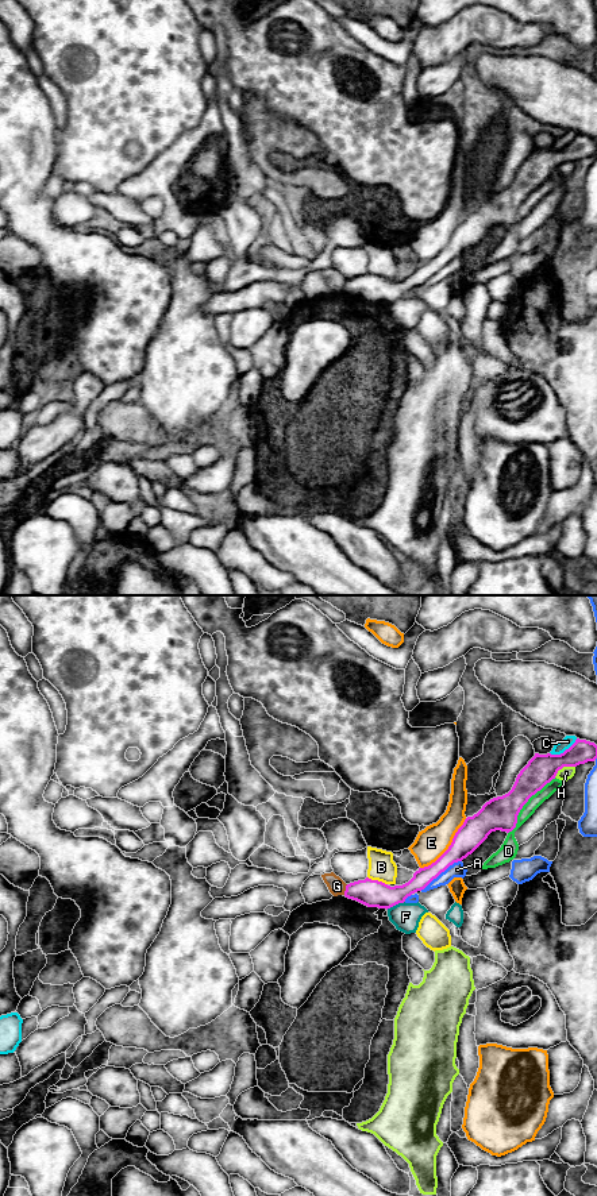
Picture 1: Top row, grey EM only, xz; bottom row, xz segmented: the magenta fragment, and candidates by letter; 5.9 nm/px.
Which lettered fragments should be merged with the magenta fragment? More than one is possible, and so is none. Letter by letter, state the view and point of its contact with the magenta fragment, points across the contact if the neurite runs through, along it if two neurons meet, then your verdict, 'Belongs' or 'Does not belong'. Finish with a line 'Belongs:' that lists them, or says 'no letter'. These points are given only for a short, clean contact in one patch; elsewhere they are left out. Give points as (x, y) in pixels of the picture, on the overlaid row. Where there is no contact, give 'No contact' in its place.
A: Touches magenta at xz (440, 872). Does not belong
B: Touches magenta at xz (377, 880). Boundary: xz (368, 876), (386, 884). Does not belong
C: Touches magenta at xz (565, 751). Does not belong
D: Touches magenta at xz (526, 802). Does not belong
E: Touches magenta at xz (449, 847). Does not belong
F: Touches magenta at xz (395, 905). Does not belong
G: Touches magenta at xz (346, 890). Boundary: xz (347, 884), (343, 894). Does not belong
H: Touches magenta at xz (563, 766). Does not belong
Belongs: no letter

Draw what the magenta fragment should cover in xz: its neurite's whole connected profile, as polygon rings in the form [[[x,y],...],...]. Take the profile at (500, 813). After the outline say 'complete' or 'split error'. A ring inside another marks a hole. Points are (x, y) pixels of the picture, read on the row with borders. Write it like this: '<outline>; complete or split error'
[[[577,738],[561,755],[539,755],[528,761],[520,771],[512,790],[486,802],[473,817],[467,817],[455,833],[448,849],[431,865],[419,868],[413,877],[403,884],[390,887],[382,881],[358,880],[346,886],[344,896],[367,907],[390,908],[404,903],[412,894],[424,890],[434,879],[454,863],[471,854],[492,832],[512,832],[517,815],[528,799],[555,779],[563,767],[577,767],[597,759],[594,742]]]; complete

